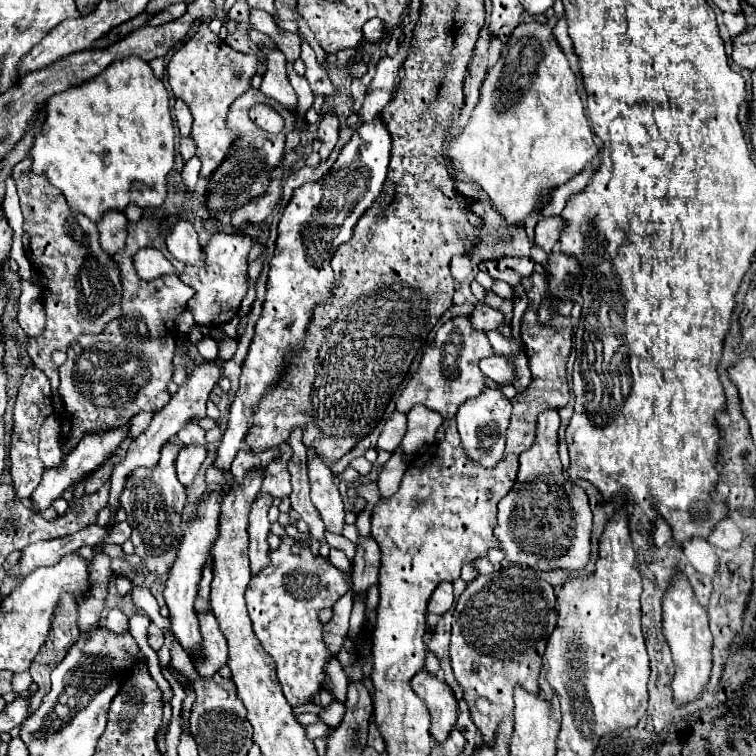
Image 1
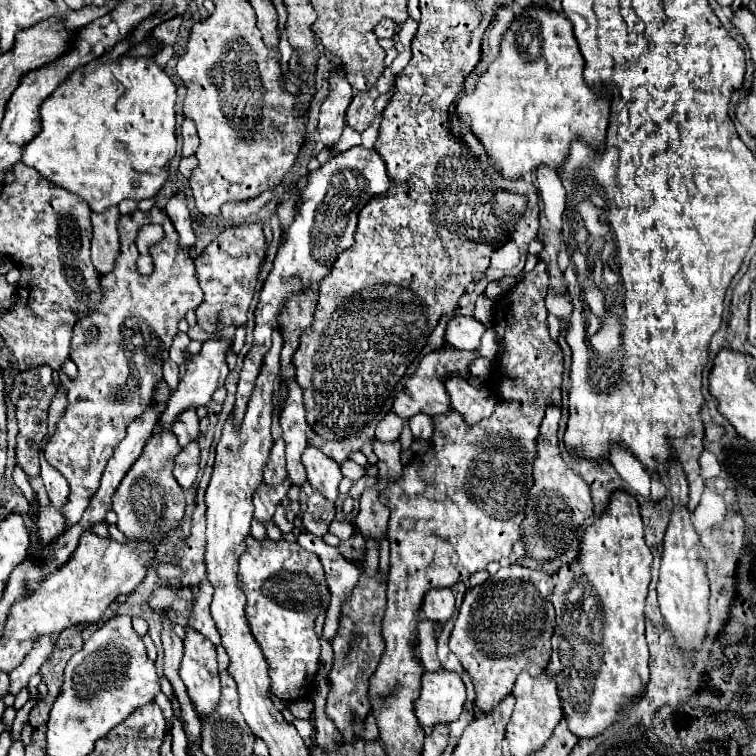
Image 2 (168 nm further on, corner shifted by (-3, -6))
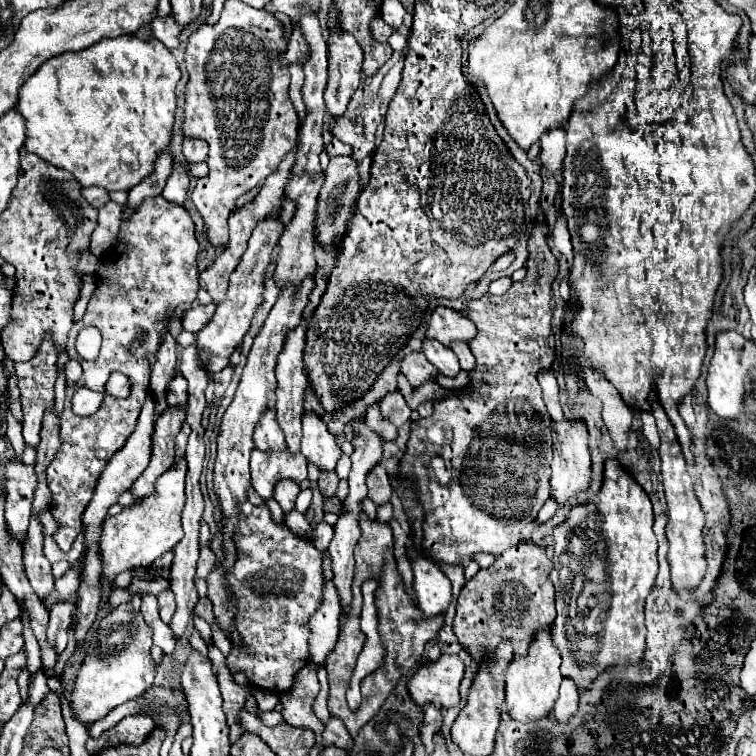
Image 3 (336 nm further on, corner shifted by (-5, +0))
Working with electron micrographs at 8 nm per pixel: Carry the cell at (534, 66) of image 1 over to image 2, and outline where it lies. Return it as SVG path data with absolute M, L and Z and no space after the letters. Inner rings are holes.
M528 8L522 18L518 18L516 22L510 24L510 28L506 30L504 38L502 38L502 46L500 46L500 56L490 64L490 68L478 78L476 82L476 88L472 94L466 94L458 106L456 106L456 114L458 118L462 120L464 116L470 118L468 122L468 130L482 142L484 150L486 150L486 156L488 156L488 164L492 168L496 168L496 172L504 178L504 180L520 180L522 176L528 176L532 172L536 172L536 168L540 166L548 166L548 168L554 168L558 170L566 160L568 160L568 154L570 154L570 146L572 146L572 140L582 140L584 144L588 144L596 154L602 154L606 150L604 146L604 140L606 140L606 128L608 128L608 94L594 94L582 80L582 70L584 70L584 58L580 56L580 50L578 50L578 44L572 36L572 24L568 22L568 18L564 16L564 12L554 12L554 10L536 10L536 8Z

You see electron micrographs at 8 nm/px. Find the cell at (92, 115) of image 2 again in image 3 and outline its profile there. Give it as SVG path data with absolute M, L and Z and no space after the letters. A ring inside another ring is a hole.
M102 38L90 48L54 56L44 62L20 90L16 110L26 120L24 146L42 160L72 172L82 186L130 190L152 174L154 160L170 146L176 110L174 88L178 80L180 70L176 58L156 38Z

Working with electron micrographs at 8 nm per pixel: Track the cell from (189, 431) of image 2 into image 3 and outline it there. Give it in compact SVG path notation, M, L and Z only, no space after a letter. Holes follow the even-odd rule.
M176 374L166 386L166 402L170 406L186 406L186 380Z

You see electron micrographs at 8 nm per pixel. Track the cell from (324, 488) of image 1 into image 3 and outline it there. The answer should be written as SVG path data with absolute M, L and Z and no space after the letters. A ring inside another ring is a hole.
M304 412L302 416L302 454L322 470L334 470L342 456L340 446L330 434L328 426L316 412Z

